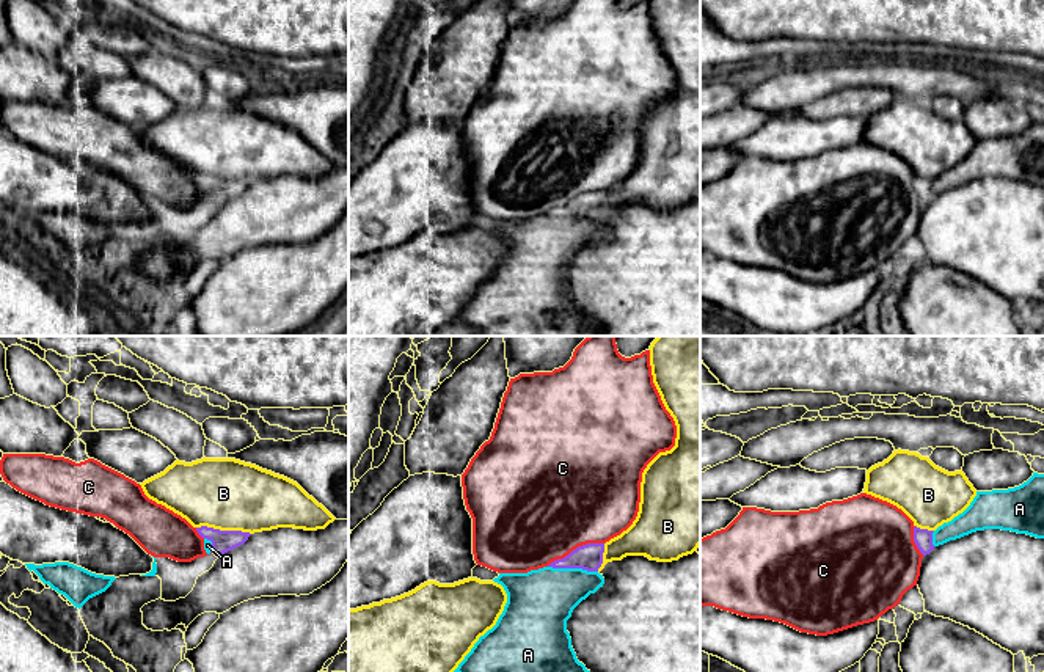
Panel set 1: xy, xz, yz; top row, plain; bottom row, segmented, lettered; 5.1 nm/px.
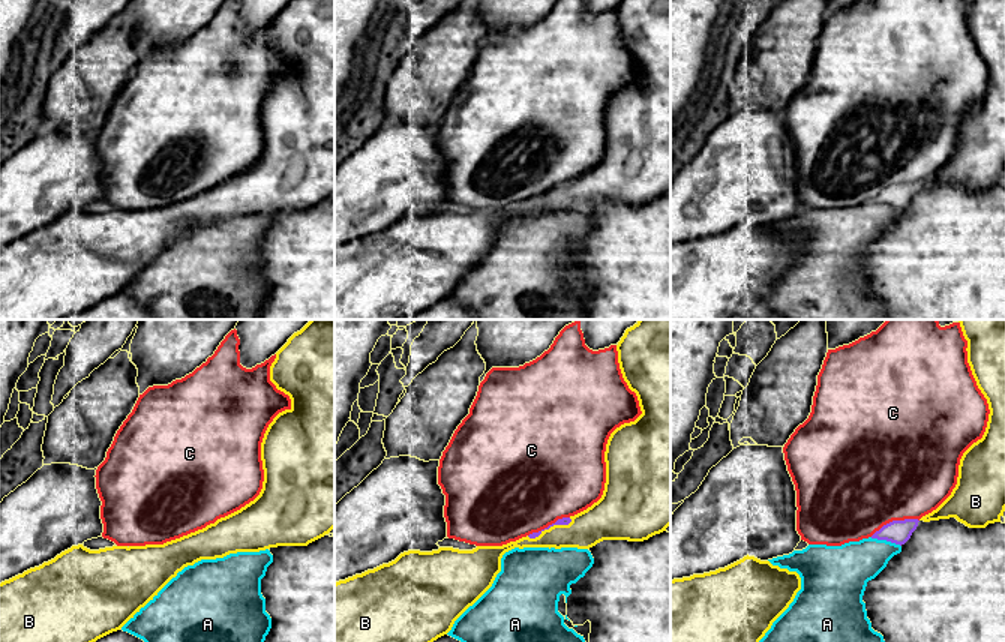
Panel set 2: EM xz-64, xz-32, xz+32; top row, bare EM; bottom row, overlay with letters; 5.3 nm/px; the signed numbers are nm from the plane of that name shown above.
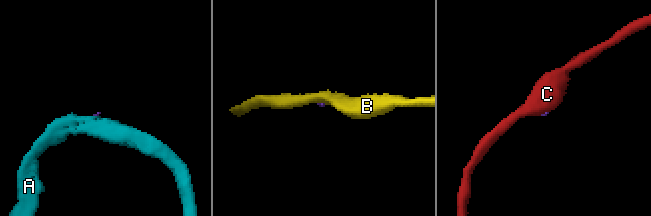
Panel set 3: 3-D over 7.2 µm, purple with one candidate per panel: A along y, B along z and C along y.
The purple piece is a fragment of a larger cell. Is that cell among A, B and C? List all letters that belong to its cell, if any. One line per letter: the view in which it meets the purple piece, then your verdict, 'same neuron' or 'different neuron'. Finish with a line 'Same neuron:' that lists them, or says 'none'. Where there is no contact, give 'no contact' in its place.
A: meets purple in xz; different neuron
B: meets purple in xy; same neuron
C: meets purple in xz; different neuron
Same neuron: B

